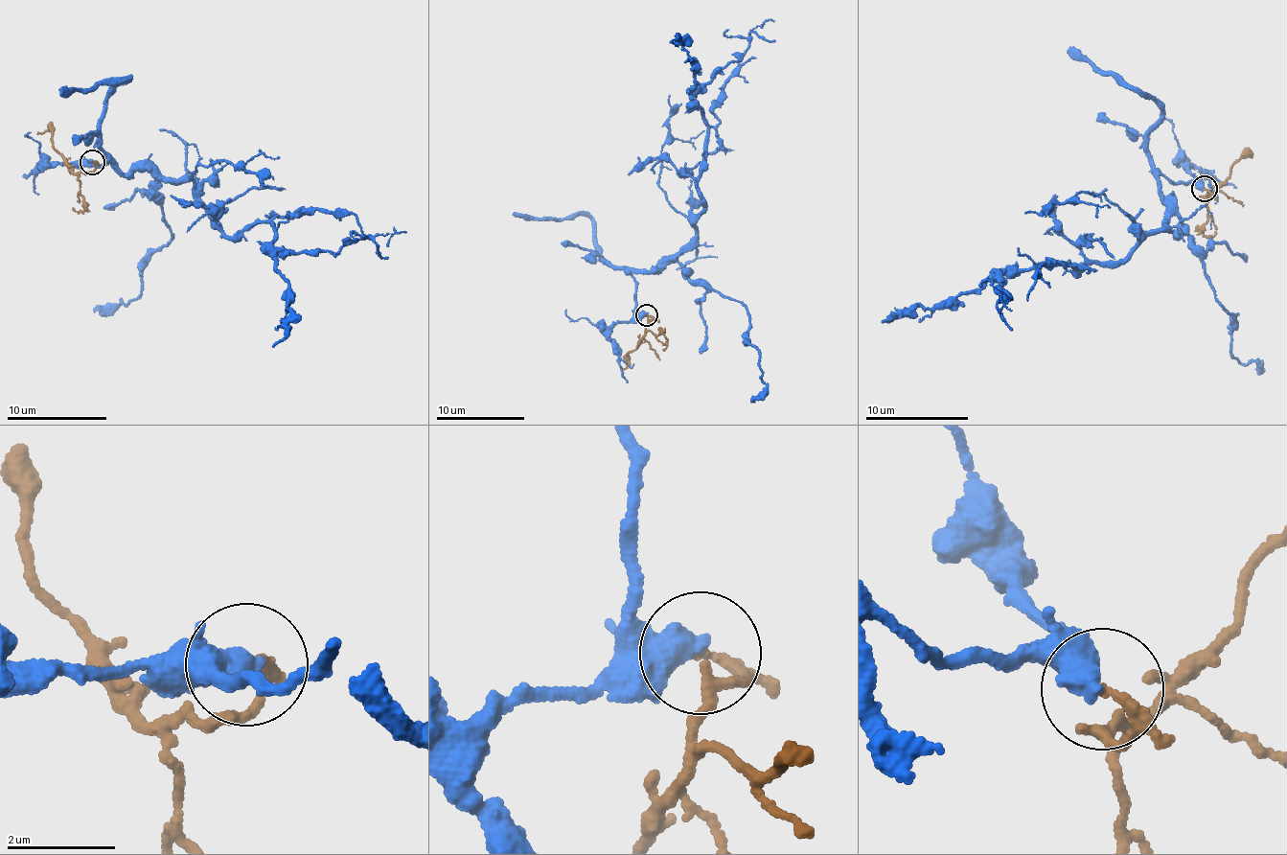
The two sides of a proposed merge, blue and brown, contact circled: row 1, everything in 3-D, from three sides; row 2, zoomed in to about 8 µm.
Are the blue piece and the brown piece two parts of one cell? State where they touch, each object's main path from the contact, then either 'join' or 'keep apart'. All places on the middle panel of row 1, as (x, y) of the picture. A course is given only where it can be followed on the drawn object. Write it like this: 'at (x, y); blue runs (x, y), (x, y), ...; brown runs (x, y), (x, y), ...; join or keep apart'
at (647, 315); blue runs (646, 314), (632, 273), (681, 252), (702, 208), (707, 121), (685, 46), (670, 41); brown runs (646, 314), (653, 319), (643, 339), (629, 353), (621, 368); keep apart

